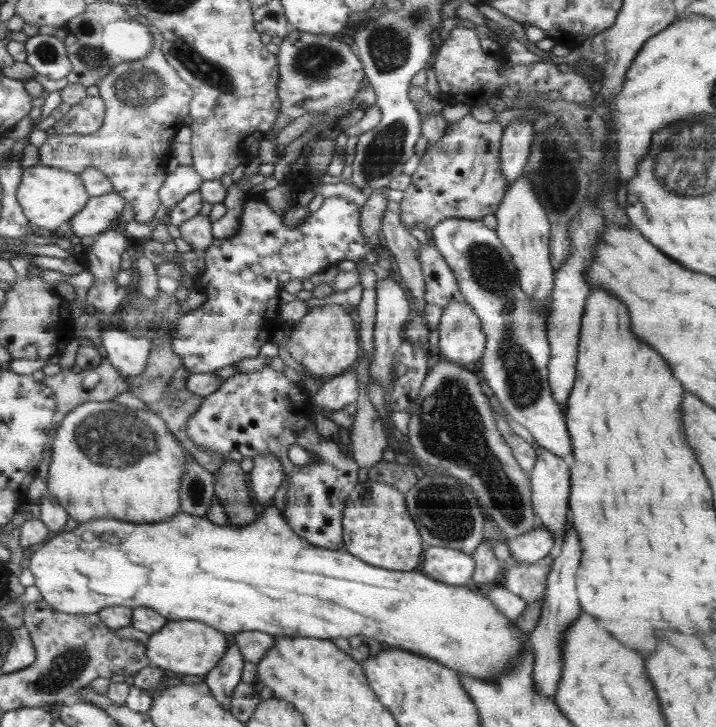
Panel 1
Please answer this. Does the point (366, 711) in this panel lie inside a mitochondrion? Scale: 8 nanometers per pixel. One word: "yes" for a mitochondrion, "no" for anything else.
no

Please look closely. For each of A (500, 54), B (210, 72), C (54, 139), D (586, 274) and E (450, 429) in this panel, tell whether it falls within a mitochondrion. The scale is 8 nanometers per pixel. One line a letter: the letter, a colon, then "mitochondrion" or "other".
A: other
B: mitochondrion
C: other
D: other
E: mitochondrion

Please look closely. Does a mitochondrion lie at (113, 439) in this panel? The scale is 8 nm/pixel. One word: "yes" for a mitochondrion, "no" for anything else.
yes

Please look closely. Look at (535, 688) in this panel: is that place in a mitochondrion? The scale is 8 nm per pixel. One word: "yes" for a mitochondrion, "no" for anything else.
no

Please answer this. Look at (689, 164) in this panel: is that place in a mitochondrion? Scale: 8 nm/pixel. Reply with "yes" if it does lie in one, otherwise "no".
yes

